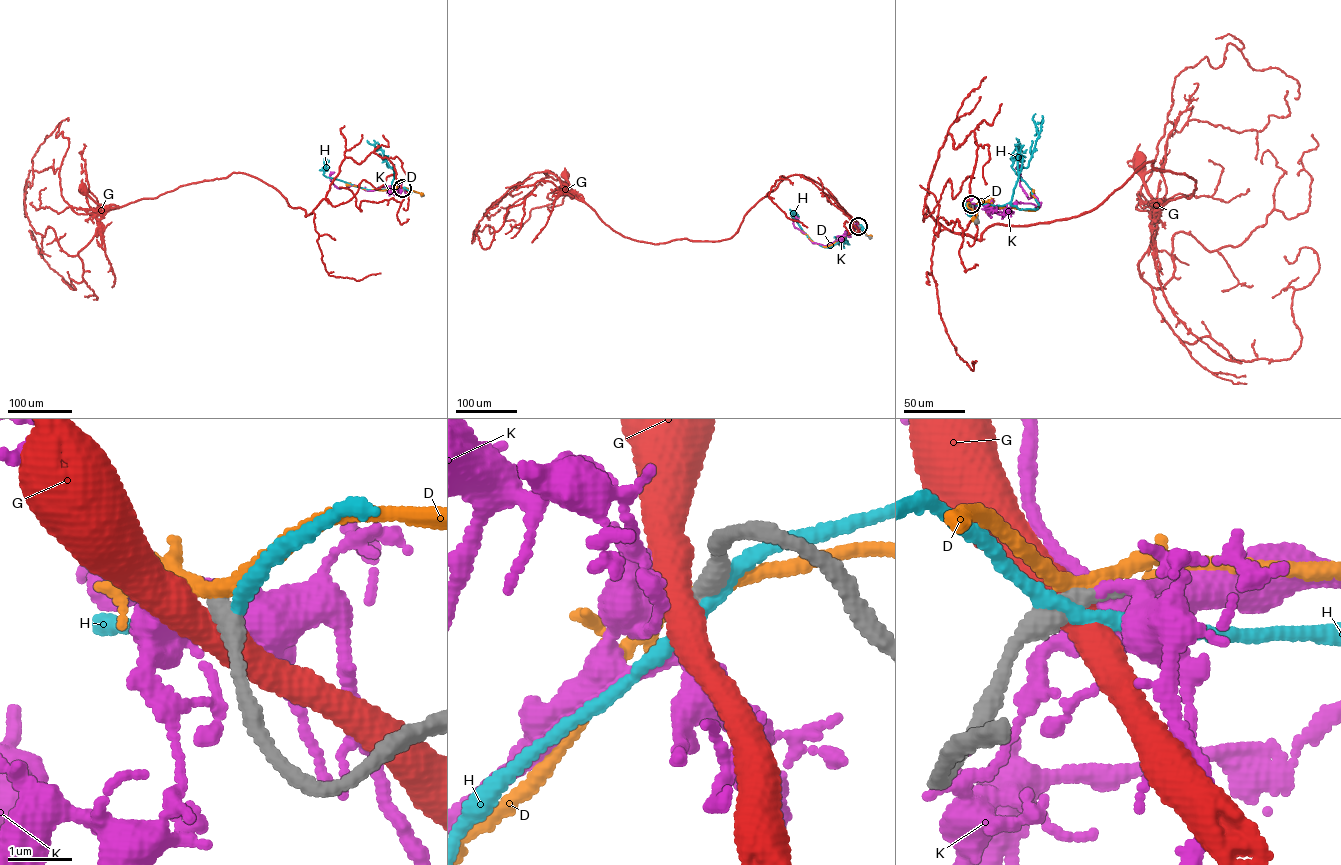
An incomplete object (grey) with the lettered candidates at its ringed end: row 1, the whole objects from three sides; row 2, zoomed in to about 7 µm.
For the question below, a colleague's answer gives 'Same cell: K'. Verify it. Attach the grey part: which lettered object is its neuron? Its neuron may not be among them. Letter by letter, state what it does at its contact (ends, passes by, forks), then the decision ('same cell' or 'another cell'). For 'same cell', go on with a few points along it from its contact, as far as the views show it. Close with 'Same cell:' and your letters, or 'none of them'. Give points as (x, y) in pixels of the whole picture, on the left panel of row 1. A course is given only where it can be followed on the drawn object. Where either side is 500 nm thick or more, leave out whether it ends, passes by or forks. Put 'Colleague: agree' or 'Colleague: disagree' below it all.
D: it passes by | another cell
G: another cell
H: it passes by | another cell
K: it passes by | same cell | via (402, 188), (381, 186), (368, 190), (354, 185), (338, 188), (330, 180), (330, 175), (334, 172)
Same cell: K
Colleague: agree

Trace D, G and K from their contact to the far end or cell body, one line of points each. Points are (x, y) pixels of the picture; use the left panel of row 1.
D: (402, 188), (422, 194)
G: (402, 188), (392, 163), (373, 152), (359, 164), (345, 158), (306, 216), (241, 173), (120, 206), (83, 190)
K: (402, 188), (381, 186), (368, 190), (354, 185), (338, 188), (330, 180), (330, 175), (334, 172)

